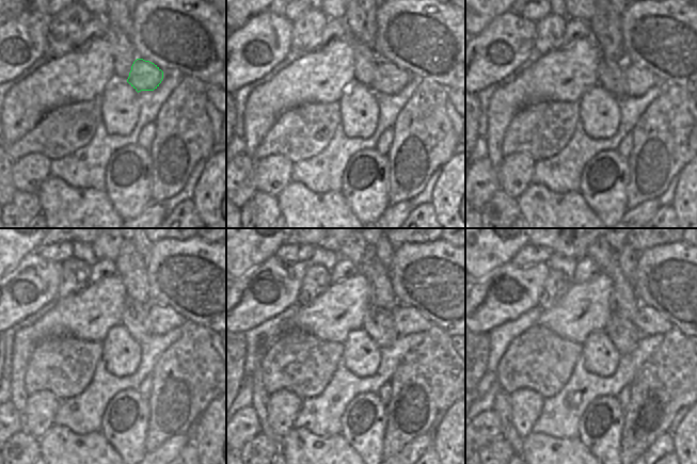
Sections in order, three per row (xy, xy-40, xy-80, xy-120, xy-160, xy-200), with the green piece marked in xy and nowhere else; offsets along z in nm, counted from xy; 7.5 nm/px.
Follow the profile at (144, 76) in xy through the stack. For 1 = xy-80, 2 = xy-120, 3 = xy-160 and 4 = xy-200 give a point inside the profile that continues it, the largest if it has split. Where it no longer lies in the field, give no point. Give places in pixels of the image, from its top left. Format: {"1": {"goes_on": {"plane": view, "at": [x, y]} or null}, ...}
{"1": {"goes_on": {"plane": "xy-80", "at": [637, 80]}}, "2": {"goes_on": {"plane": "xy-120", "at": [162, 319]}}, "3": {"goes_on": {"plane": "xy-160", "at": [407, 320]}}, "4": {"goes_on": {"plane": "xy-200", "at": [648, 320]}}}

